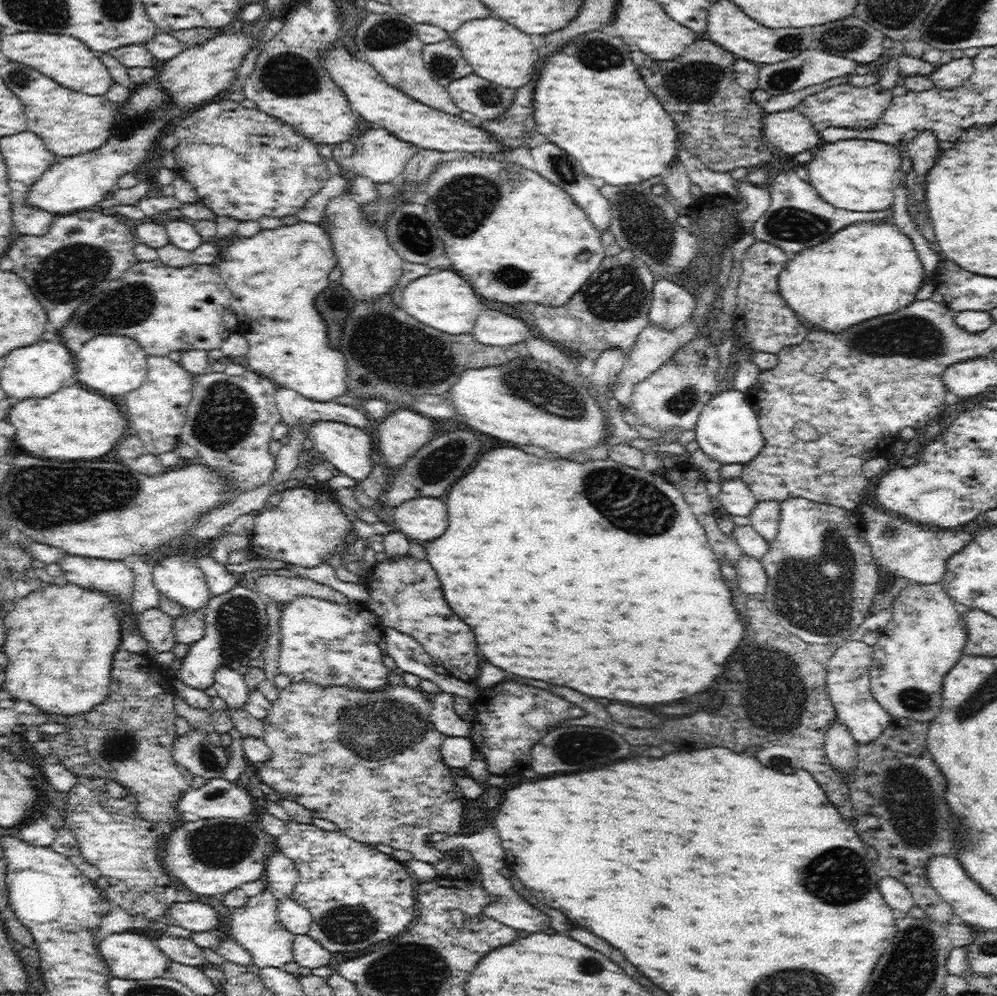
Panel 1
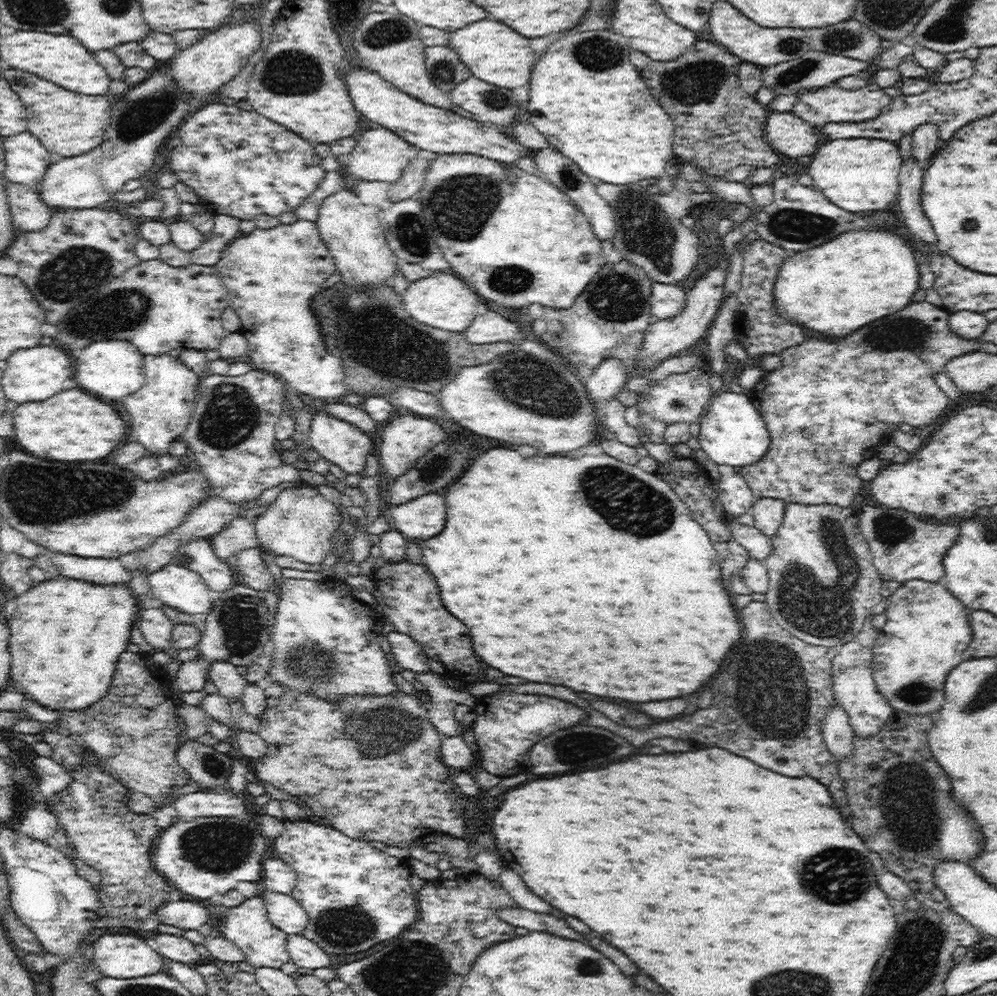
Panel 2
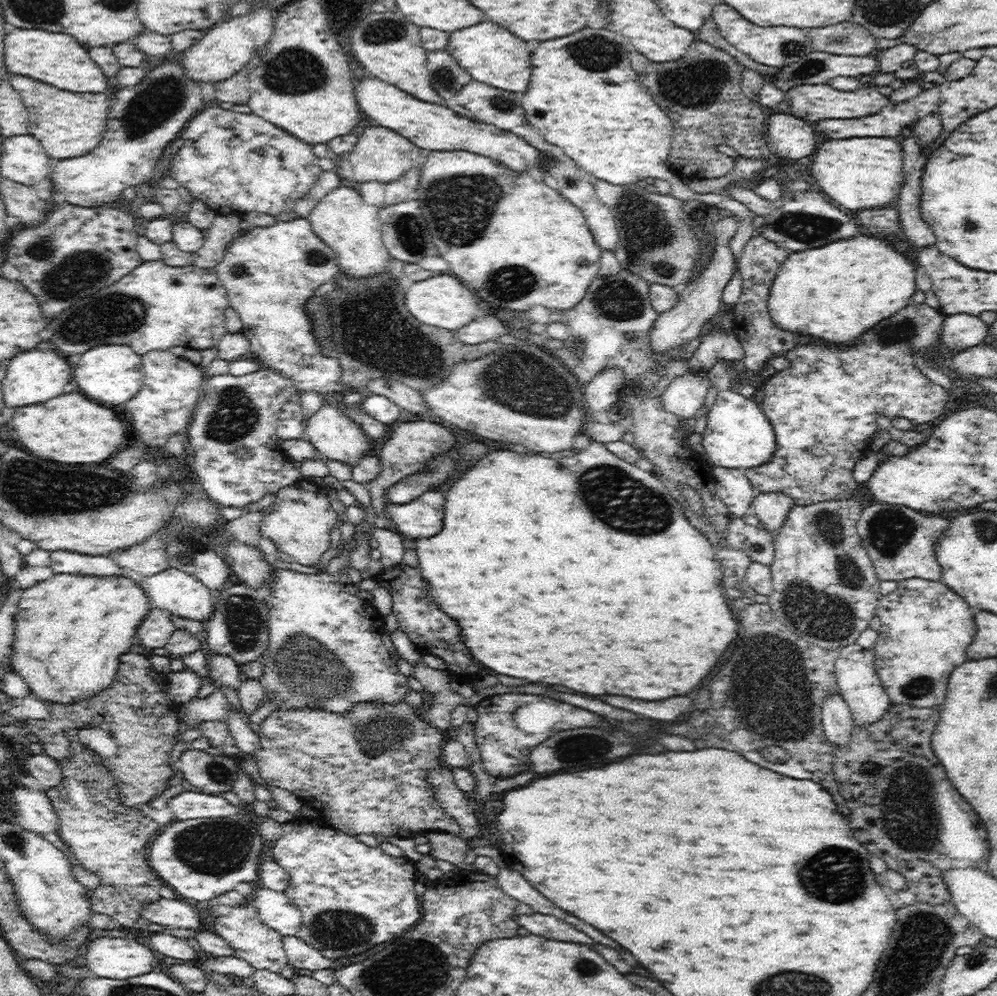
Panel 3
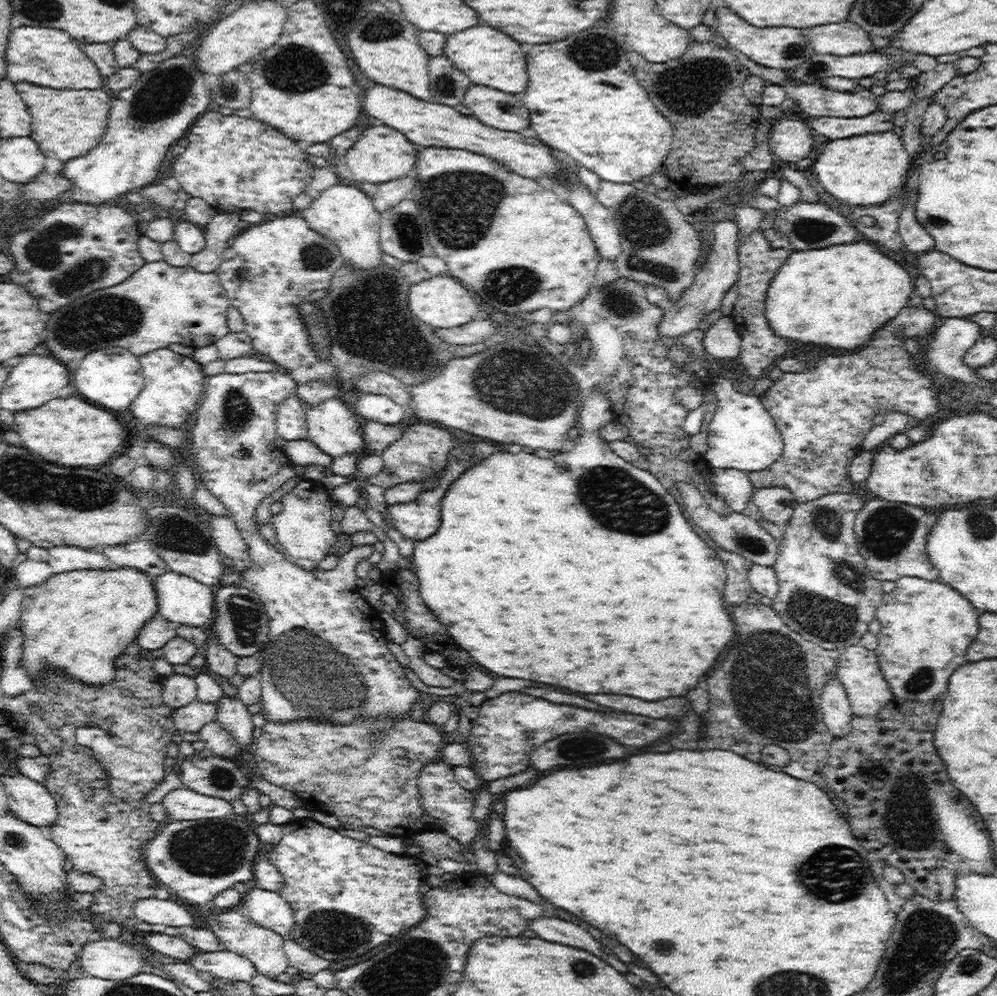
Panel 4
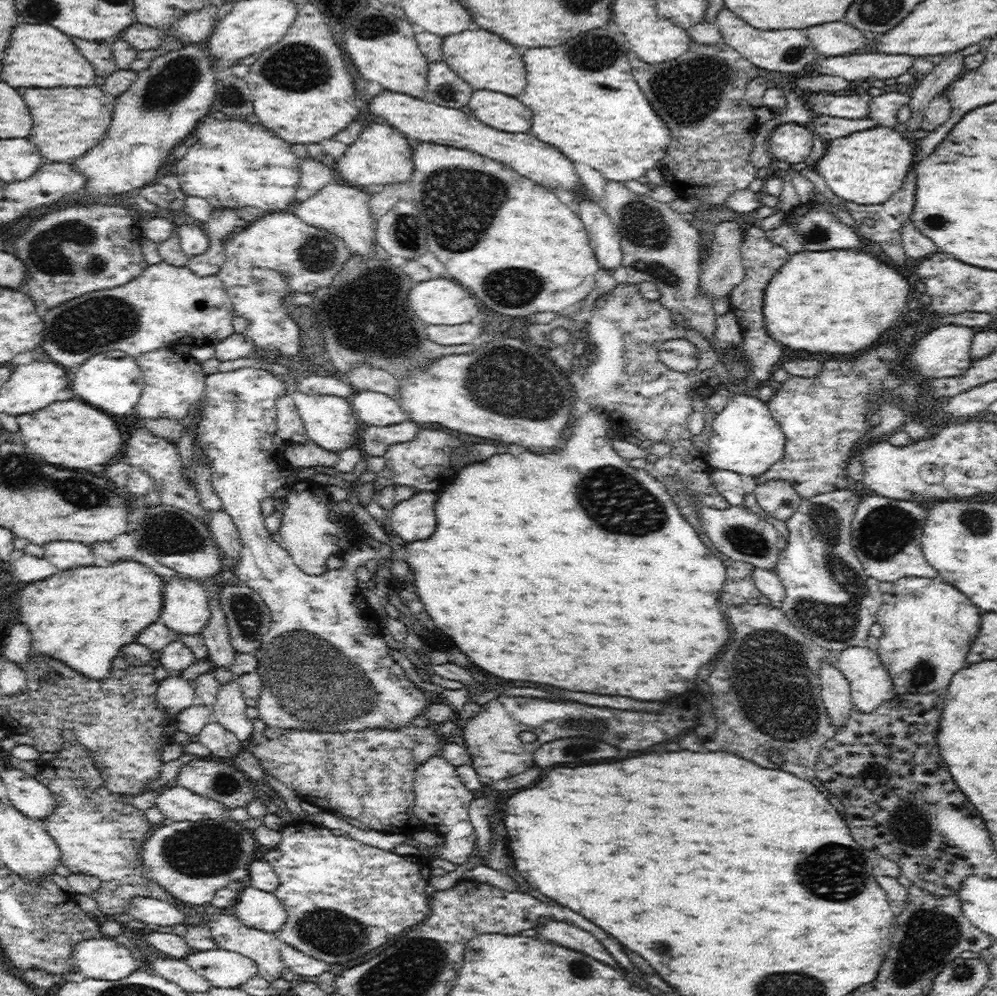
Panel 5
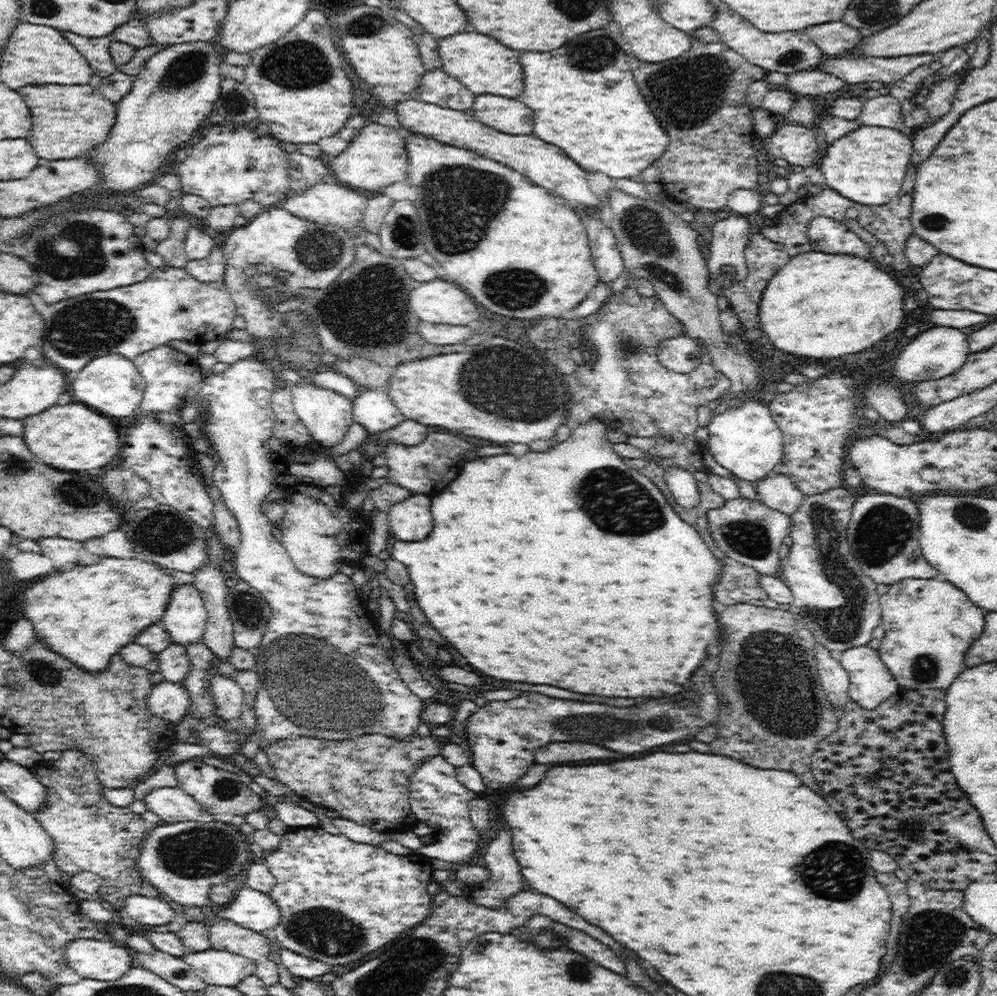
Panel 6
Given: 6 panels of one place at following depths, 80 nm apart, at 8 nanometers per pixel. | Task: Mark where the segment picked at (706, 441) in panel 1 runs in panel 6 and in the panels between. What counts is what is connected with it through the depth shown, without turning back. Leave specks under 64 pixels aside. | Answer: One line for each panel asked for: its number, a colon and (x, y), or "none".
2: (732, 431)
3: (738, 435)
4: (742, 435)
5: (745, 438)
6: (746, 440)

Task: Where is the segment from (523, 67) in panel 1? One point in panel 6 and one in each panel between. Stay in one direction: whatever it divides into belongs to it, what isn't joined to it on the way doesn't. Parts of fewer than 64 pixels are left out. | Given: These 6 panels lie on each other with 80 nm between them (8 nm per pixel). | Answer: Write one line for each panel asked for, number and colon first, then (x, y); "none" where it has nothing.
2: (493, 52)
3: (492, 55)
4: (486, 56)
5: (484, 60)
6: (482, 65)

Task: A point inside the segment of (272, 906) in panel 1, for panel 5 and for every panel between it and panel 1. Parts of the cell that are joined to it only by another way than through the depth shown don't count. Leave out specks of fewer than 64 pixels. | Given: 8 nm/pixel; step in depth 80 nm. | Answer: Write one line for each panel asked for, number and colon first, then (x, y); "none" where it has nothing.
2: (264, 945)
3: (252, 940)
4: (264, 947)
5: (263, 947)

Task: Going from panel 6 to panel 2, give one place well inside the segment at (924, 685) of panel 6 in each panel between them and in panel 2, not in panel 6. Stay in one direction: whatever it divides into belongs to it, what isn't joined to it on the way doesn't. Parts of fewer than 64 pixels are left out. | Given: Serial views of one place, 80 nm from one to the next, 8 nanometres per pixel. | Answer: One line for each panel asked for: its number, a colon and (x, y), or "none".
2: (926, 630)
3: (926, 628)
4: (926, 627)
5: (928, 626)

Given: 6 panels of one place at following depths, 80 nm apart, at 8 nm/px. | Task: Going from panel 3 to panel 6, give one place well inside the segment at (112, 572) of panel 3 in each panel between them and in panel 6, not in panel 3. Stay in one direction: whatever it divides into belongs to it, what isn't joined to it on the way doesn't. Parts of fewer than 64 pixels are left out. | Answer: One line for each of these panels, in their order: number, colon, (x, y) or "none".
4: (63, 558)
5: (63, 554)
6: (64, 552)

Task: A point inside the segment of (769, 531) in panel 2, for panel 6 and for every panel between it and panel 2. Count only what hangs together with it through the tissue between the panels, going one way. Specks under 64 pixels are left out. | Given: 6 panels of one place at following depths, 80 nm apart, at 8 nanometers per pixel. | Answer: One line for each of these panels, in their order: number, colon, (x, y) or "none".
3: (771, 508)
4: (776, 504)
5: (778, 498)
6: (778, 491)

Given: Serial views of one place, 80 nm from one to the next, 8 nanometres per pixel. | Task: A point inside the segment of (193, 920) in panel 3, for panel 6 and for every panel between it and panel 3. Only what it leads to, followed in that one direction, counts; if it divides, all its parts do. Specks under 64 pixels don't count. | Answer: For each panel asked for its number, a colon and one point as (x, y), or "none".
4: (153, 910)
5: (148, 910)
6: (150, 911)

